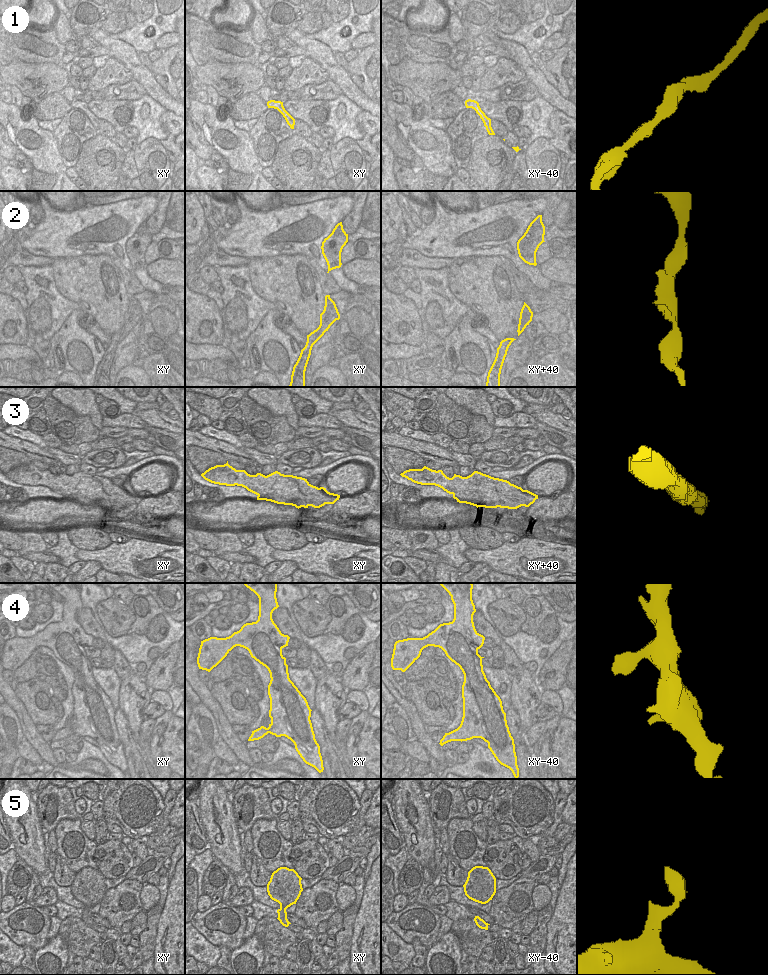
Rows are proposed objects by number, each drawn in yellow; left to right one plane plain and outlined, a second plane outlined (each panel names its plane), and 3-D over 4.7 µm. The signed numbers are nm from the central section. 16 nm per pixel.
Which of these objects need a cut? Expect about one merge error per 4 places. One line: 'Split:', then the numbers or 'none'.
Split: none.

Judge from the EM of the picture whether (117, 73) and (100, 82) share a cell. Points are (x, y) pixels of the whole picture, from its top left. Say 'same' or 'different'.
same

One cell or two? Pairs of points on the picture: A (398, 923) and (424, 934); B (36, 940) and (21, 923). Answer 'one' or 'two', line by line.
A: one
B: one

